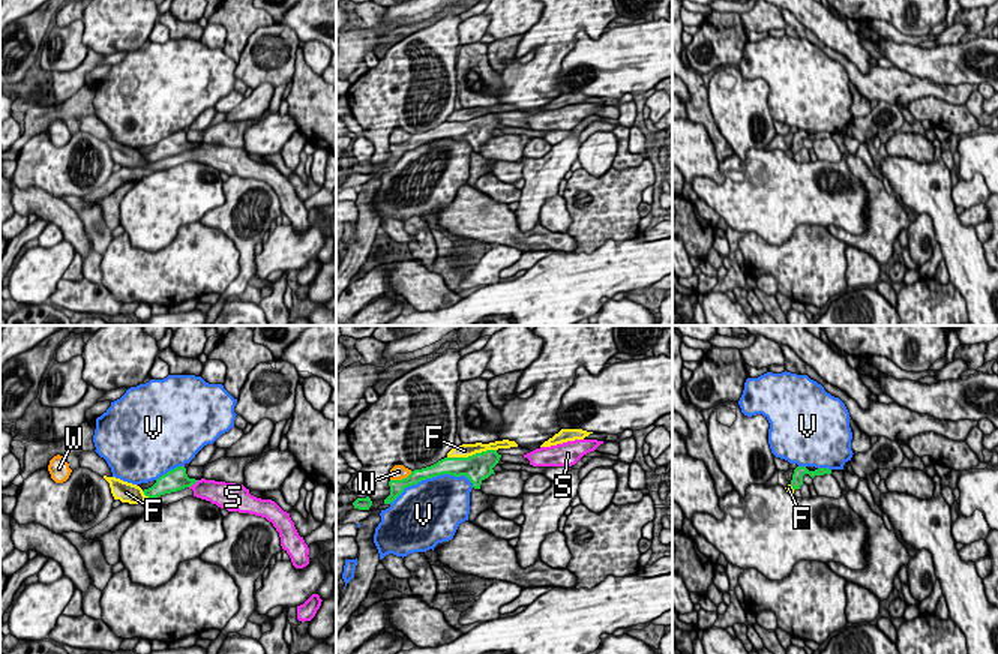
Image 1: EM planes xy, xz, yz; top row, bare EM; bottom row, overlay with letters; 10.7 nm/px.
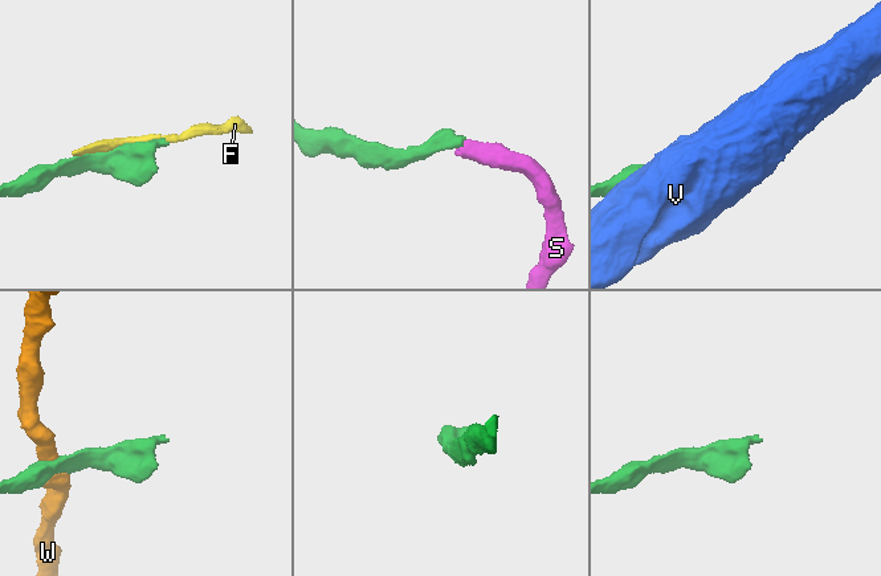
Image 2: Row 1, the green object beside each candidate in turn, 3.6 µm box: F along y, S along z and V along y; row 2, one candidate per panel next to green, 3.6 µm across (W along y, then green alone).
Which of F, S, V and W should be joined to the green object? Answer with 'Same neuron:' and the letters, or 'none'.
Same neuron: none

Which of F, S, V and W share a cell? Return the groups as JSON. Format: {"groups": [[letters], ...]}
{"groups": [["F"], ["S"], ["V"], ["W"]]}

